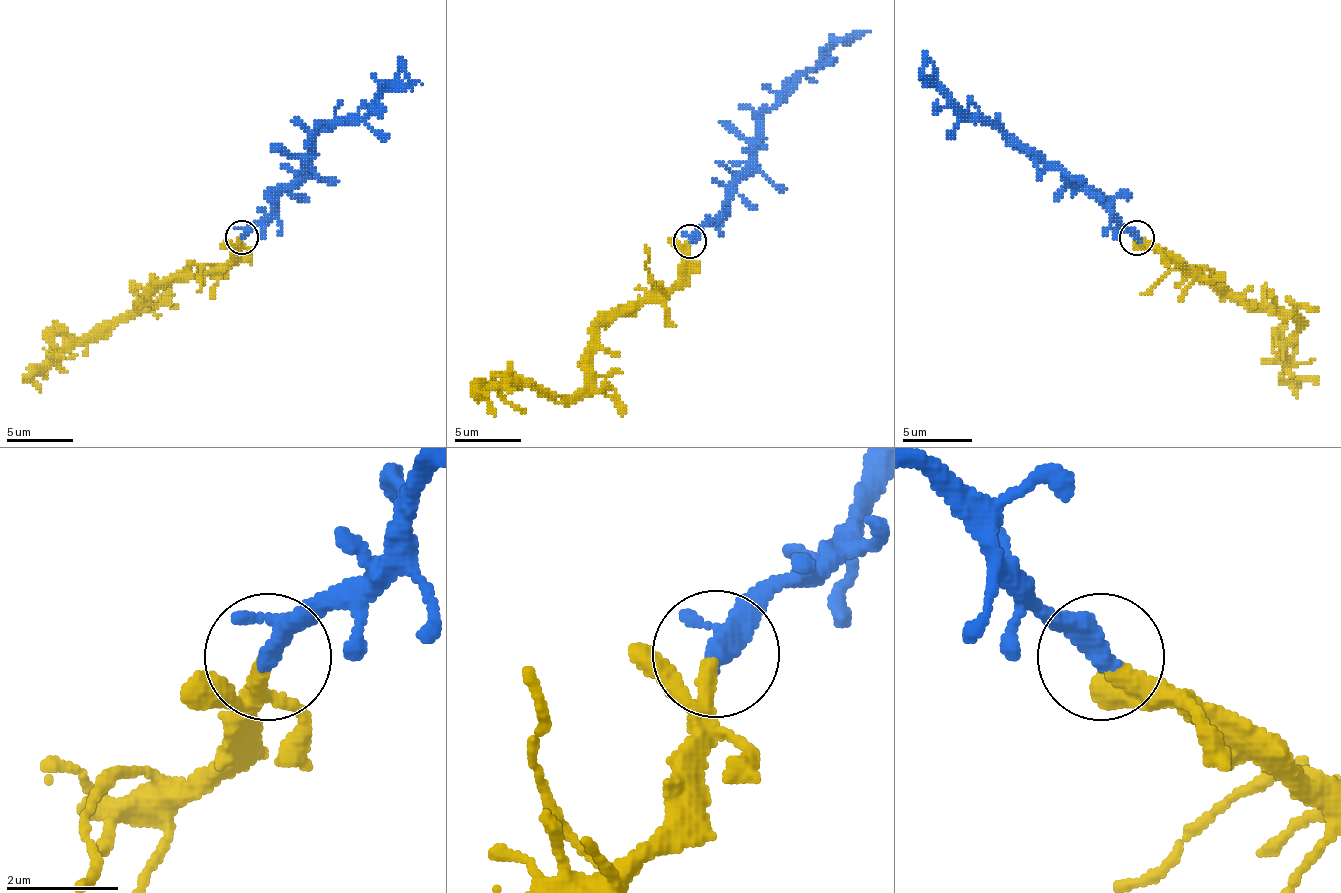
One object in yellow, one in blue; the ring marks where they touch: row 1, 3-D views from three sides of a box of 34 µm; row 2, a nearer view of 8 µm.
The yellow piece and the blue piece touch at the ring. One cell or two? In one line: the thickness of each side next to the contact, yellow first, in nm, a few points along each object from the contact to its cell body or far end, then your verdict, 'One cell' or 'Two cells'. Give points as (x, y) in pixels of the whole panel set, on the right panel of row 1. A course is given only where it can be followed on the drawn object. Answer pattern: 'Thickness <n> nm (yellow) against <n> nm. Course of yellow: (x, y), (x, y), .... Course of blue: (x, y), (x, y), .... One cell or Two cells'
Thickness 280 nm (yellow) against 320 nm. Course of yellow: (1138, 238), (1165, 249), (1228, 297), (1286, 311), (1297, 321), (1286, 366), (1318, 384). Course of blue: (1138, 238), (1089, 190), (1079, 190), (1058, 169), (1037, 162), (999, 127), (964, 117), (933, 86), (919, 79). One cell

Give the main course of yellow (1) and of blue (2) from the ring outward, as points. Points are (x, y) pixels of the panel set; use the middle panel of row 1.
1: (689, 242), (689, 269), (665, 292), (622, 306), (599, 329), (585, 386), (572, 396), (495, 386), (495, 416)
2: (689, 242), (719, 215), (729, 195), (729, 185), (749, 165), (749, 145), (756, 121), (833, 44), (870, 31)

